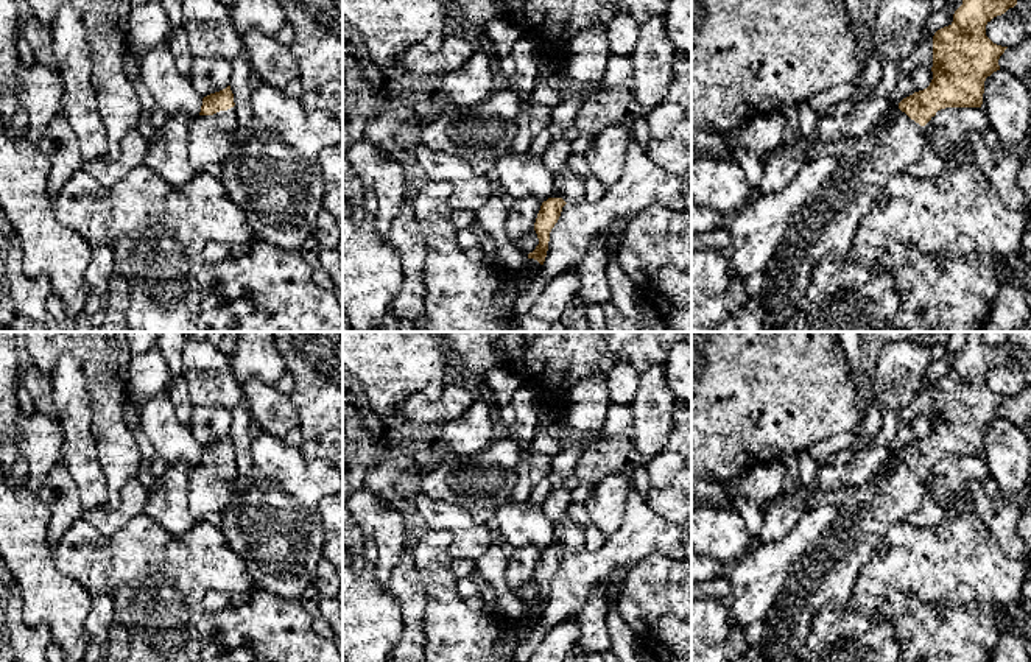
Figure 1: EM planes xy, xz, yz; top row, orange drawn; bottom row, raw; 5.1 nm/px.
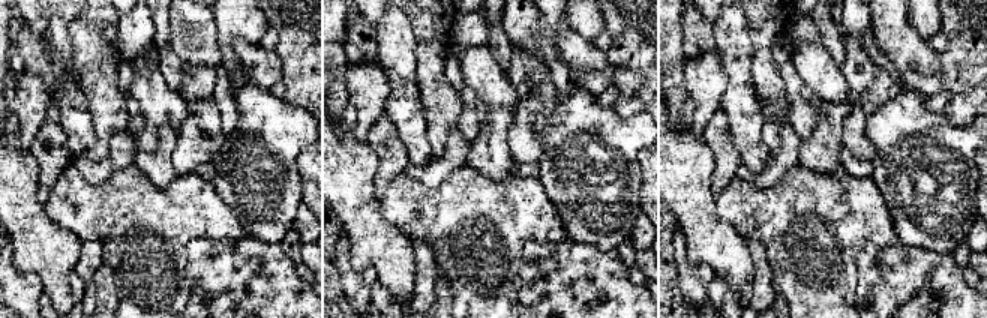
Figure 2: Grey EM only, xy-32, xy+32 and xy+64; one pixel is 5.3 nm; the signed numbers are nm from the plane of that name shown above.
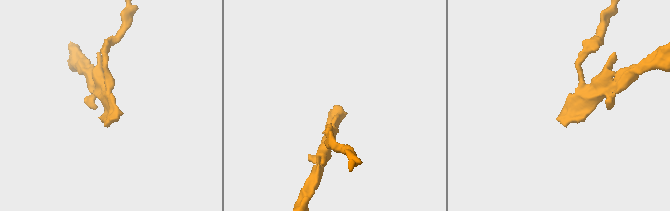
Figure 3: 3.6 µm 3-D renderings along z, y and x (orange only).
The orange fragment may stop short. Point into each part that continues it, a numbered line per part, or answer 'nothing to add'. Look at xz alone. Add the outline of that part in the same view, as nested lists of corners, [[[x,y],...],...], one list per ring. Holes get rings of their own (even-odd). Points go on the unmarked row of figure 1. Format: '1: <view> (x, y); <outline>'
1: xz (566, 533); [[[567,516],[553,525],[553,539],[550,547],[562,547],[565,551],[584,550],[584,528]]]

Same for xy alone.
1: xy (211, 489); [[[235,456],[213,464],[199,464],[188,477],[188,509],[199,522],[210,512],[221,512],[234,497]]]

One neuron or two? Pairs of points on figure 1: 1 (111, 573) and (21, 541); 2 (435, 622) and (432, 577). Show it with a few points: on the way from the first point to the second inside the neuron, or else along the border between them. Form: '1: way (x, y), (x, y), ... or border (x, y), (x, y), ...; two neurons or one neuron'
1: border (52, 550), (55, 566), (77, 581); two neurons
2: way (438, 611), (438, 588); one neuron

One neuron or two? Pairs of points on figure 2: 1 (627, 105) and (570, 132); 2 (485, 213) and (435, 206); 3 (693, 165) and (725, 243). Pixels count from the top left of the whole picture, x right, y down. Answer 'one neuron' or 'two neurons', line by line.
1: two neurons
2: one neuron
3: one neuron

